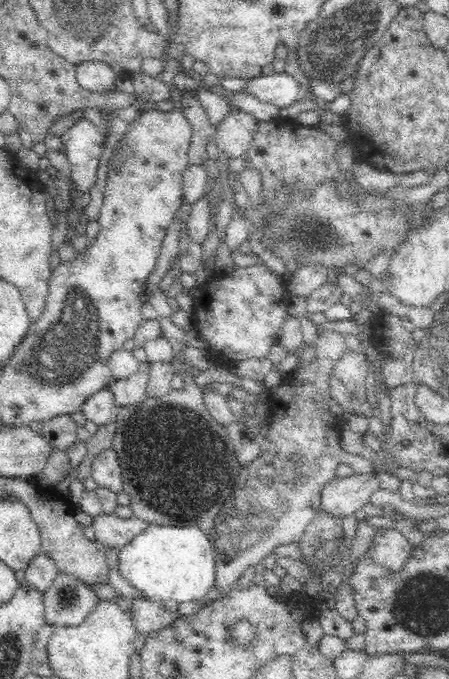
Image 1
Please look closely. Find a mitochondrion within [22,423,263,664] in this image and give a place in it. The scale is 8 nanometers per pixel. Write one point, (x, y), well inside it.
(67, 595)

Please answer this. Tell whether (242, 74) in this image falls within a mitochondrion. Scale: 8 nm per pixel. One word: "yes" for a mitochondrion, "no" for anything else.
no

